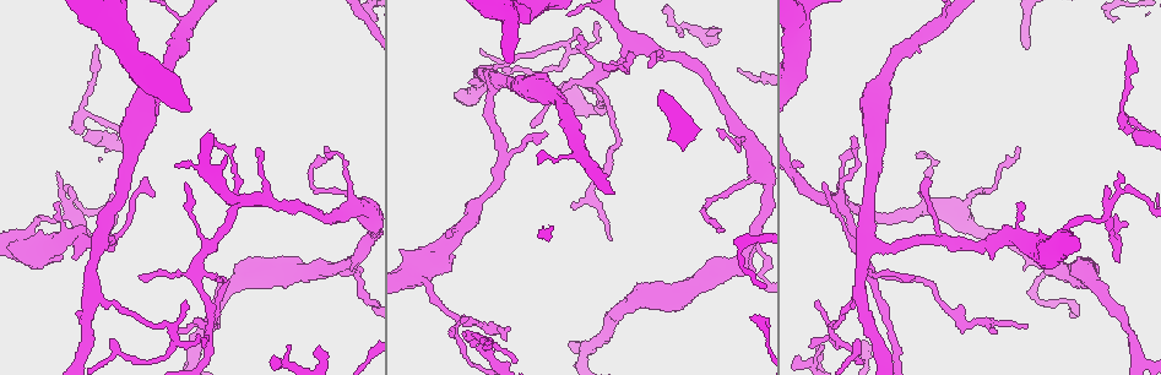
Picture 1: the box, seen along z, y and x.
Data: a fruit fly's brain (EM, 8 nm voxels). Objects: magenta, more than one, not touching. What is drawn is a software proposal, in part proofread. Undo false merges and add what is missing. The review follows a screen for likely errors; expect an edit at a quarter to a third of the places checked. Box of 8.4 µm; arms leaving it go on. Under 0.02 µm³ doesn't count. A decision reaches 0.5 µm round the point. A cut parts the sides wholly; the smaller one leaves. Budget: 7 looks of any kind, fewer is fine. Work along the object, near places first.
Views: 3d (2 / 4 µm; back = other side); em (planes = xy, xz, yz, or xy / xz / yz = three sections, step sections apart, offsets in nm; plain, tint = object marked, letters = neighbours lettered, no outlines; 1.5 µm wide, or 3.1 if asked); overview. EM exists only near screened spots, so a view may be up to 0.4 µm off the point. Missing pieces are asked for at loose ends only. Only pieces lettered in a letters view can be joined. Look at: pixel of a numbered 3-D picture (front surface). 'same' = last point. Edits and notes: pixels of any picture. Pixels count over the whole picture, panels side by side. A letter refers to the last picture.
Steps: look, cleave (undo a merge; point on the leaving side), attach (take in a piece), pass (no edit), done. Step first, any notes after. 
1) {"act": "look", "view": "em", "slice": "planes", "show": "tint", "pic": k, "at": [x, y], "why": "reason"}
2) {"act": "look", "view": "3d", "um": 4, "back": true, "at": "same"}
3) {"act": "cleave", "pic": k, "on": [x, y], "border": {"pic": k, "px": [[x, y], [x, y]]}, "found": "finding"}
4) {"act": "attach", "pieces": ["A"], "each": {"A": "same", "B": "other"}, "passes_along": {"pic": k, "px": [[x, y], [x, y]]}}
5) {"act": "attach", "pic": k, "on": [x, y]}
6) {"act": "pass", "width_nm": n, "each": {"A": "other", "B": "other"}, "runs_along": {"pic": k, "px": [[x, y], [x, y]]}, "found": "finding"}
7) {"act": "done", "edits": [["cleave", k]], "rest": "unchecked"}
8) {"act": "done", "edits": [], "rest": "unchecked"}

{"act": "look", "view": "em", "slice": "planes", "show": "plain", "pic": 1, "at": [145, 279], "why": "free end"}

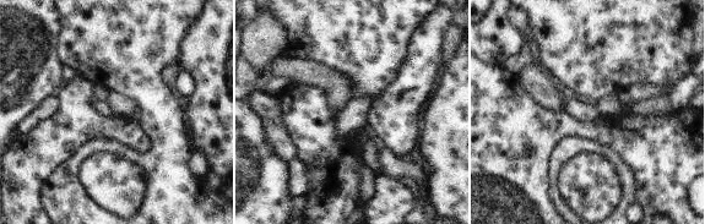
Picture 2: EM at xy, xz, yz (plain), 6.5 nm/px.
{"act": "look", "view": "em", "slice": "planes", "show": "tint", "at": "same", "why": "where the object lies"}

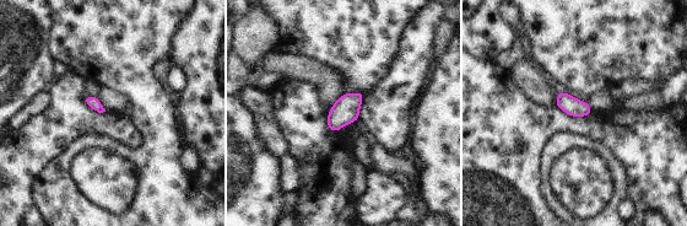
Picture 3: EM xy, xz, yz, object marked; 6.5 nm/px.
{"act": "look", "view": "em", "slice": "planes", "show": "letters", "at": "same", "why": "see the neighbours"}

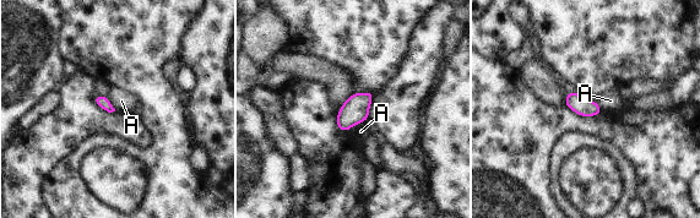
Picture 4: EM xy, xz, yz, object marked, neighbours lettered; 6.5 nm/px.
{"act": "pass", "each": {"A": "other"}, "border": {"pic": 4, "px": [[363, 121], [347, 130]]}, "found": "no lettered piece goes on from it"}

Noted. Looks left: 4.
{"act": "look", "view": "em", "slice": "planes", "show": "letters", "pic": 1, "at": [567, 13], "why": "thin end"}

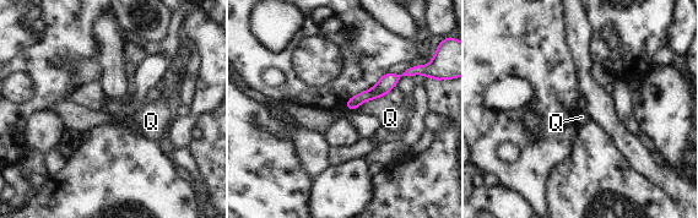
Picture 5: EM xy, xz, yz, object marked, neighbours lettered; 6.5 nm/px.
{"act": "pass", "each": {"Q": "other"}, "runs_along": {"pic": 5, "px": [[412, 72], [394, 77], [348, 104]]}, "found": "none of them fits"}

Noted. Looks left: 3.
{"act": "look", "view": "3d", "um": 4, "pic": 1, "at": [626, 307], "why": "calibre changes"}

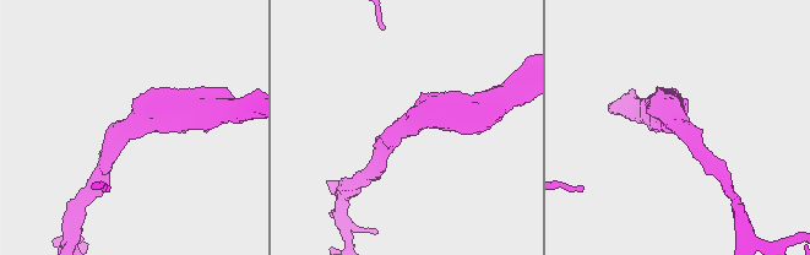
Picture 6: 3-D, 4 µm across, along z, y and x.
{"act": "look", "view": "em", "slice": "planes", "show": "tint", "pic": 6, "at": [403, 131], "arm_widths_nm": [220, 480]}

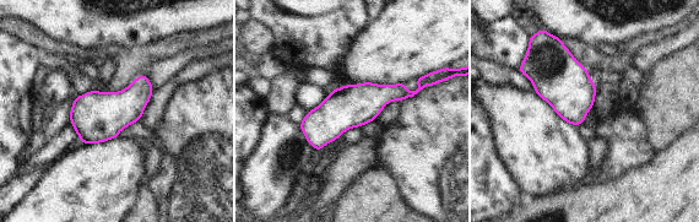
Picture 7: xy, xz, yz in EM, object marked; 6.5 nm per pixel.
{"act": "look", "view": "em", "slice": "planes", "show": "letters", "at": "same"}

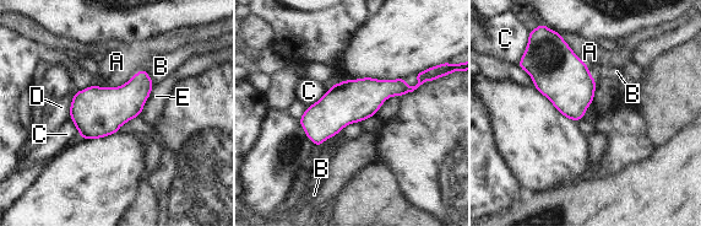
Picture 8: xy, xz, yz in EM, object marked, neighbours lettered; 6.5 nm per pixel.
{"act": "pass", "longest_contact_nm": ["A", 340], "each": {"A": "other", "B": "other", "C": "other", "D": "other", "E": "other"}, "runs_along": {"pic": 8, "px": [[409, 89], [303, 122]]}, "found": "continuous, no second neuron"}

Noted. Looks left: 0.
{"act": "done", "edits": [], "rest": "unchecked"}

